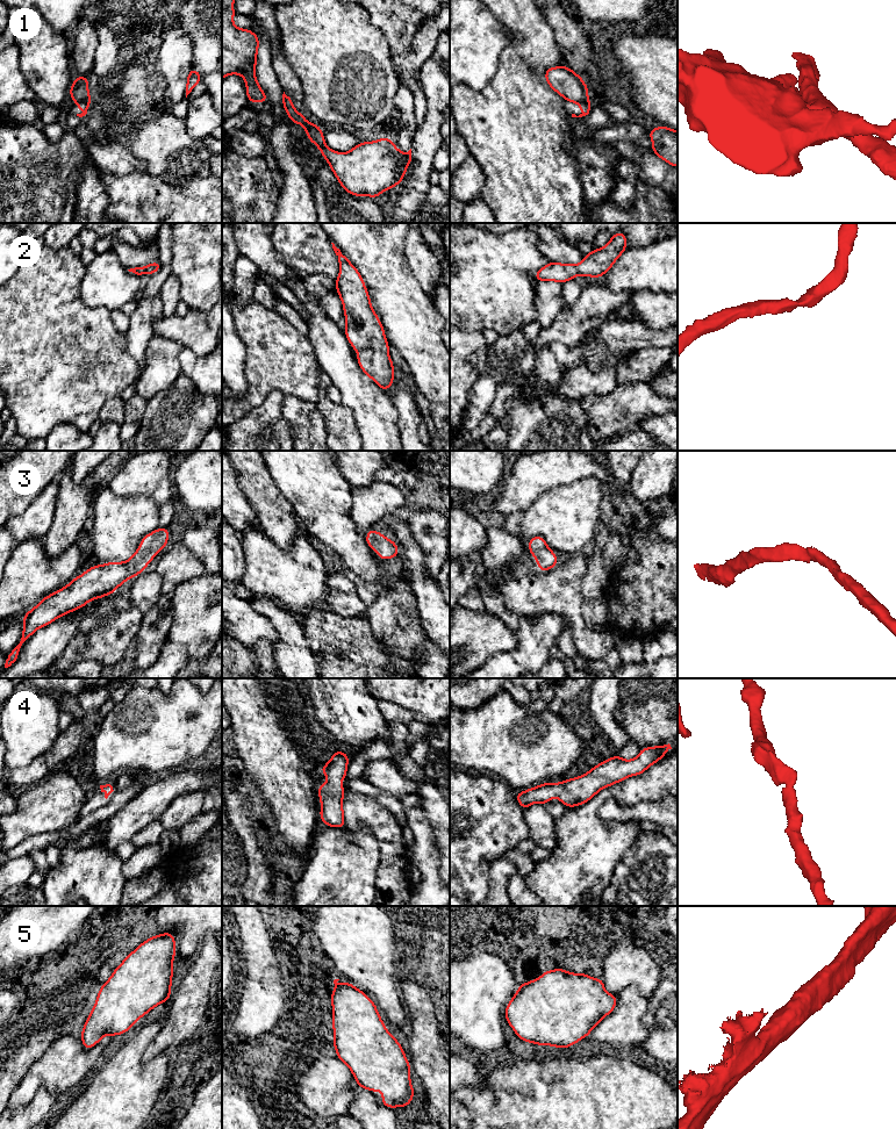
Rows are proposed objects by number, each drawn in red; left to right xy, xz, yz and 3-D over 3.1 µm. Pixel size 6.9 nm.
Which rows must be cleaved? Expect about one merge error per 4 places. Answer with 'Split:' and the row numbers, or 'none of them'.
Split: 1

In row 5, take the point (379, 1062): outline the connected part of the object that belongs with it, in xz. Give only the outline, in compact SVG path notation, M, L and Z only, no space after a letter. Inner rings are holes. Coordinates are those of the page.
M335 979L335 988L331 993L332 1004L332 1027L334 1027L334 1048L337 1051L337 1058L343 1060L351 1070L359 1087L370 1090L375 1093L379 1088L382 1090L381 1103L388 1108L408 1107L415 1095L415 1091L410 1083L410 1064L406 1058L404 1051L399 1041L393 1037L381 1021L377 1006L373 1000L367 998L367 994L359 991L352 984L343 980L339 985Z

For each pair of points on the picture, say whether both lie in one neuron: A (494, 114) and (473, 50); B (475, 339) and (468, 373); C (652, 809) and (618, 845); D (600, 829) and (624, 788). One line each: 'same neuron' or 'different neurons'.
A: different neurons
B: same neuron
C: different neurons
D: same neuron

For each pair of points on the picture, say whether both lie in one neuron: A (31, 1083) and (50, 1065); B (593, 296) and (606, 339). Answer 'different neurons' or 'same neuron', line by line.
A: same neuron
B: different neurons

